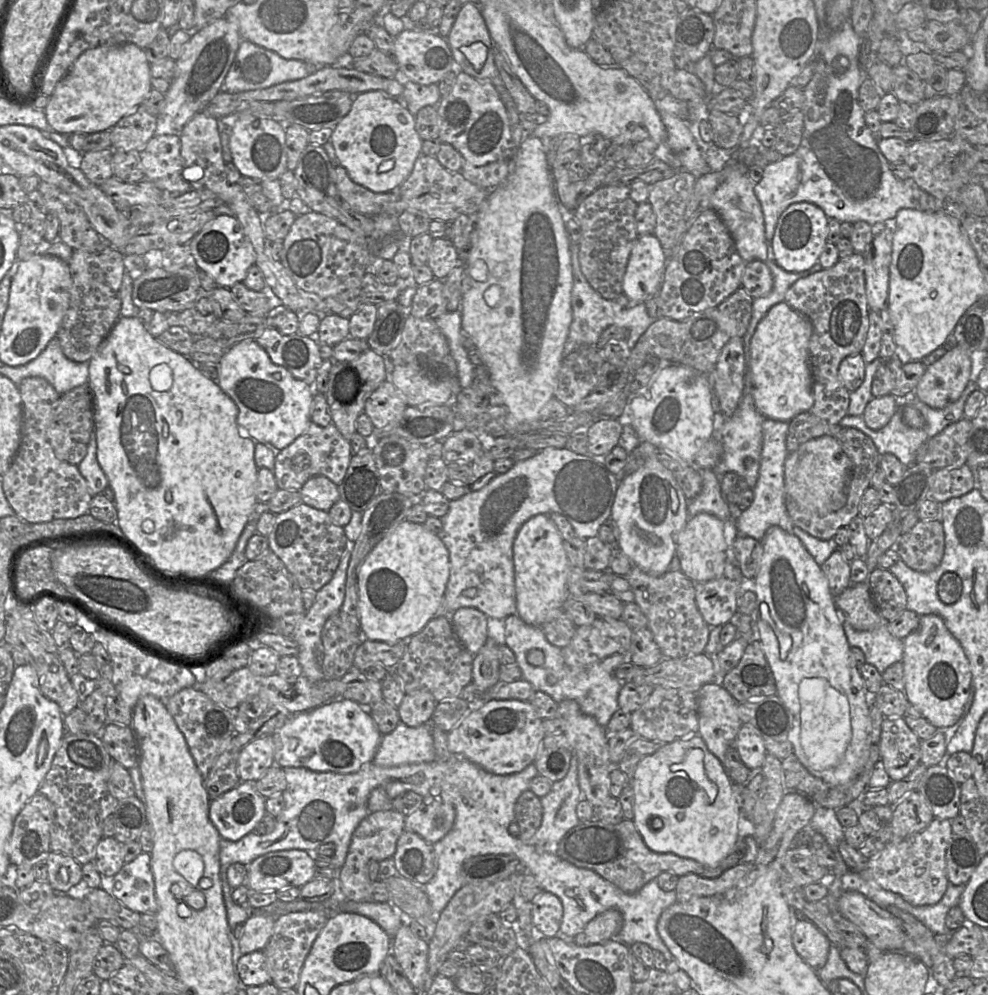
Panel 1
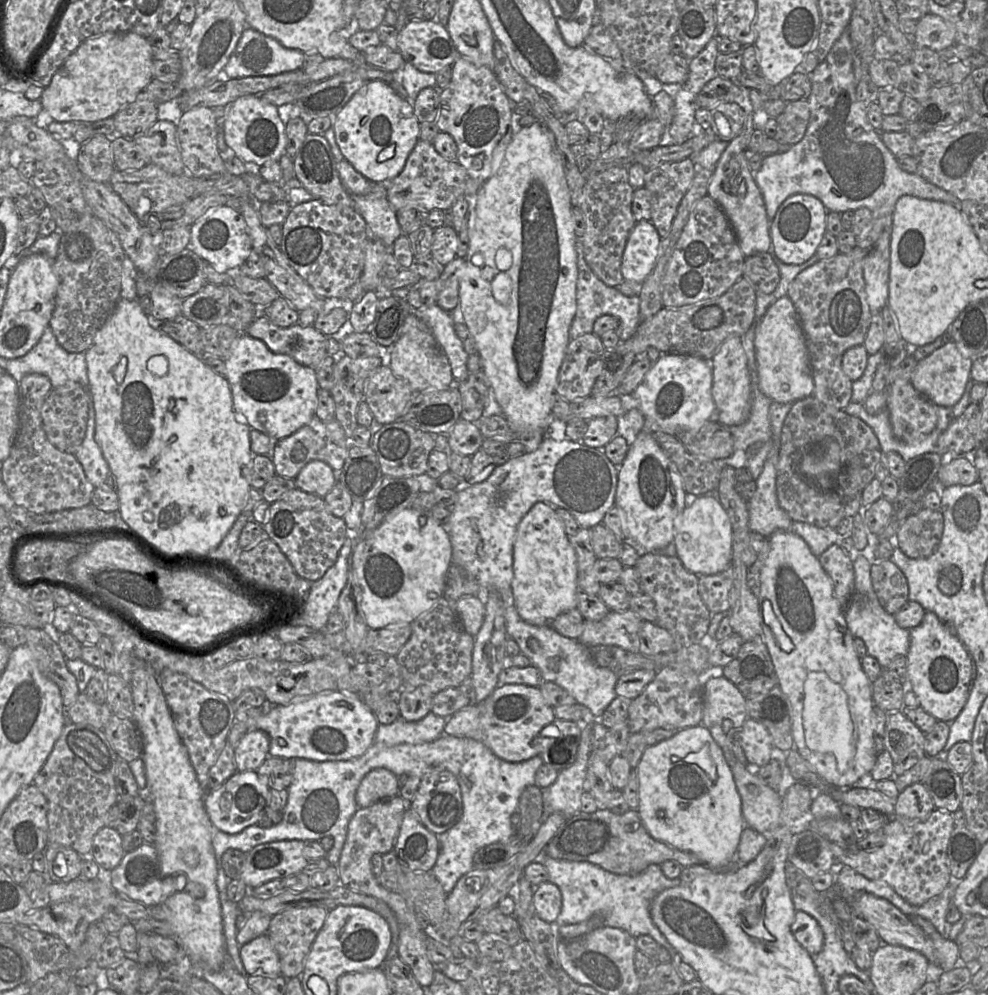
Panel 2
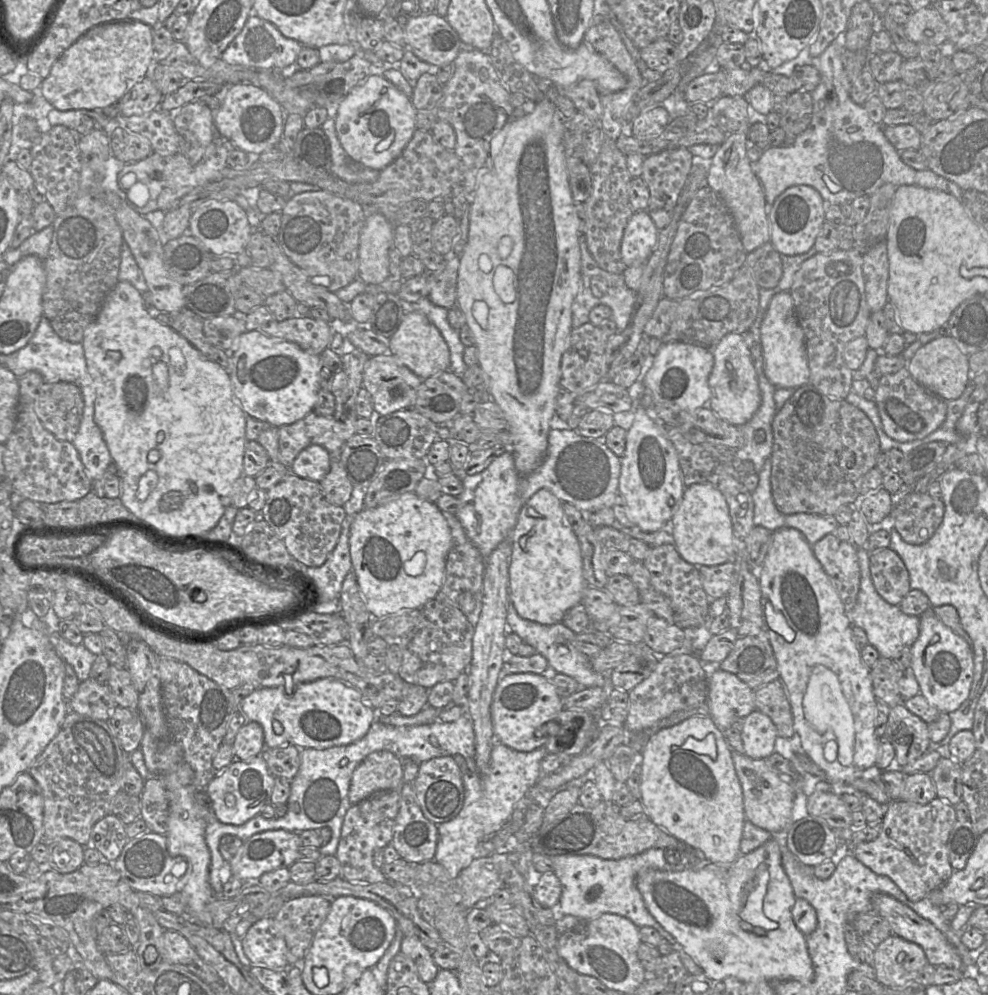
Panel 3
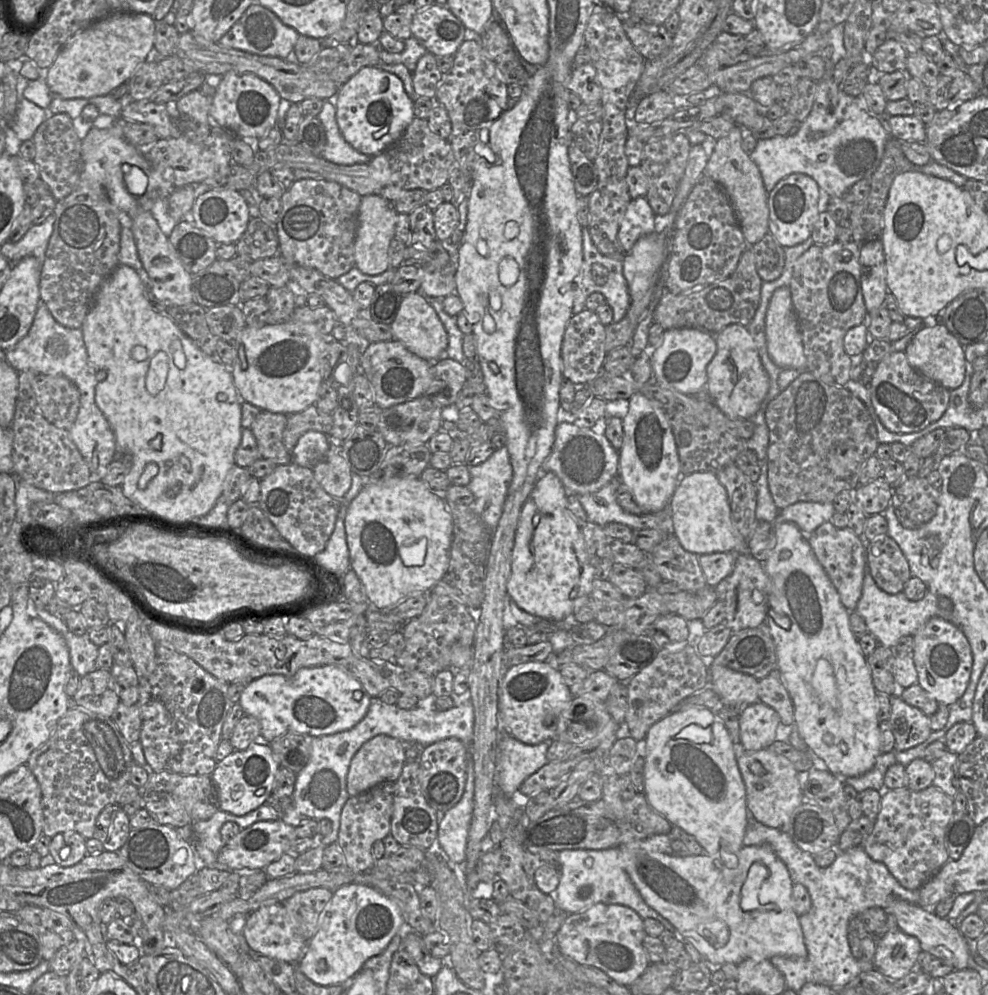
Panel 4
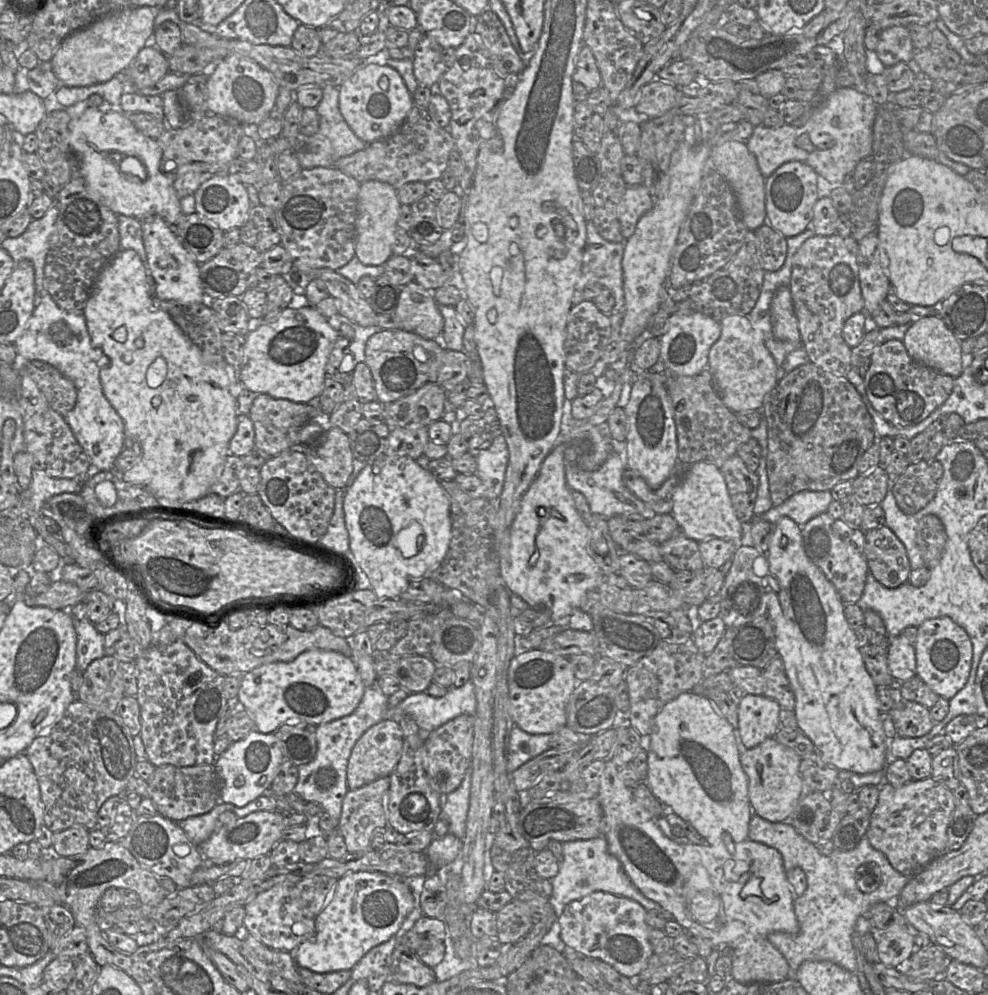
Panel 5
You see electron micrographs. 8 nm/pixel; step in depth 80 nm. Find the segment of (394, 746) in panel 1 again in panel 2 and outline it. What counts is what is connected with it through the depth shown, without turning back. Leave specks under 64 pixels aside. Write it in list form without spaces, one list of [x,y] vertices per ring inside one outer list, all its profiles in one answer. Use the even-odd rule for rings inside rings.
[[[432,713],[415,722],[399,716],[393,723],[378,725],[375,743],[392,747],[400,744],[424,744],[437,740],[445,729],[445,719]]]

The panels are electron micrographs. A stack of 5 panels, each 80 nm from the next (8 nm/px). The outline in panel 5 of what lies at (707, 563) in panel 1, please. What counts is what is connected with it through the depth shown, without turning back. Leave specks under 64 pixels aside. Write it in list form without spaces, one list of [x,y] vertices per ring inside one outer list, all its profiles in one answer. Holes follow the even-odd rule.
[[[697,462],[686,467],[674,489],[672,512],[679,530],[686,537],[701,541],[720,538],[741,545],[742,523],[738,520],[720,468],[710,462]]]

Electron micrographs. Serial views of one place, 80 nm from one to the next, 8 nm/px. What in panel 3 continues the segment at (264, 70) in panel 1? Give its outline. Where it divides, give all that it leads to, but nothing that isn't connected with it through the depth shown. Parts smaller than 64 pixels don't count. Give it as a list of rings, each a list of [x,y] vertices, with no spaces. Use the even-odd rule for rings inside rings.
[[[252,13],[241,32],[228,45],[221,59],[231,65],[240,65],[258,69],[285,69],[294,66],[302,45],[284,37],[270,22]]]

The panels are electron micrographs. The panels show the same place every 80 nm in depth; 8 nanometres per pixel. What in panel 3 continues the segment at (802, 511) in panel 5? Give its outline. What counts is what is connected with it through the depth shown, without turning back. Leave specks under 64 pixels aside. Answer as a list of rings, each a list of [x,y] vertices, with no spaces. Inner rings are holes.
[[[796,513],[785,516],[785,527],[798,530],[812,546],[838,526],[835,516]]]

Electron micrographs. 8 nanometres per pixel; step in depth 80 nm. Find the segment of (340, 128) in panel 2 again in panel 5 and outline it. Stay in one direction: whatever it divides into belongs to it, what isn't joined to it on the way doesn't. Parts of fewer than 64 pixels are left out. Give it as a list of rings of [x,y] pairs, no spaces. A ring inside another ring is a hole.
[[[370,63],[356,70],[339,87],[339,109],[355,135],[367,144],[393,135],[414,105],[403,78],[386,64]]]

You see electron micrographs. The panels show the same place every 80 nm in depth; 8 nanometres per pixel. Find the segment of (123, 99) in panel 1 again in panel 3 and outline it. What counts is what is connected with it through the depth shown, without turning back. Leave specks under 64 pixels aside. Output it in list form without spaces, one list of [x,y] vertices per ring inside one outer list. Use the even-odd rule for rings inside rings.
[[[138,21],[97,25],[83,34],[54,63],[40,86],[41,95],[61,111],[104,109],[119,102],[146,76],[154,62],[153,29]]]

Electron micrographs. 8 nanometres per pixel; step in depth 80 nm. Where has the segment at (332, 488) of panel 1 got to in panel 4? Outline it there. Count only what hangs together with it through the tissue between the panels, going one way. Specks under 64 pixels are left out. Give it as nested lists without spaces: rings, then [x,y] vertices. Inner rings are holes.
[[[307,431],[299,438],[292,452],[292,462],[312,469],[324,459],[329,447],[330,437],[318,431]]]

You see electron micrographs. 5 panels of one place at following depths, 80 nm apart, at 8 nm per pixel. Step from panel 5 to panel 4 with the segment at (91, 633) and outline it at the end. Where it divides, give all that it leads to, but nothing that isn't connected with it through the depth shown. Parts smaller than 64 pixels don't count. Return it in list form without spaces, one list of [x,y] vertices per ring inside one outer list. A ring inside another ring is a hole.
[[[37,609],[39,618],[47,623],[64,639],[70,657],[71,666],[77,671],[80,677],[96,669],[96,659],[99,647],[91,642],[88,632],[83,635],[72,633],[65,622],[47,610]]]

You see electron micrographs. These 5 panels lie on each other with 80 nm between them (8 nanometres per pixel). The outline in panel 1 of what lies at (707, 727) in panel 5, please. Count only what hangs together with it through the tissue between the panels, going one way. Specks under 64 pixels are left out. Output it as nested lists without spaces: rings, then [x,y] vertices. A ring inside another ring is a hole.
[[[696,733],[686,738],[678,739],[670,743],[661,745],[653,754],[646,756],[638,764],[631,780],[634,791],[634,824],[642,837],[645,845],[656,853],[672,853],[684,858],[690,858],[709,868],[717,868],[722,861],[733,851],[738,839],[738,821],[740,818],[740,807],[734,795],[733,783],[726,774],[722,762],[714,756],[706,747],[701,736]],[[710,794],[714,801],[709,802],[706,795]]]

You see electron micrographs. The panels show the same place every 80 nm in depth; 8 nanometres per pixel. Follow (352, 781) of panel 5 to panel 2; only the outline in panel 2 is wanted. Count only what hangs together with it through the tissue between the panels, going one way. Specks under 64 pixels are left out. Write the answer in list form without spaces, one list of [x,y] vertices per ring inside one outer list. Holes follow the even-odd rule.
[[[385,768],[371,770],[356,791],[356,803],[365,808],[399,794],[401,779]]]

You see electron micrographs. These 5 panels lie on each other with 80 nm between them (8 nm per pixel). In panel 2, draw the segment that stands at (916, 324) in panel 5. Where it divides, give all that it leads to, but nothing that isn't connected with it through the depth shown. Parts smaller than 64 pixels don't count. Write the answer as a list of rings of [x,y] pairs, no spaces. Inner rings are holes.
[[[951,341],[918,361],[911,382],[914,388],[932,404],[944,407],[953,406],[960,401],[965,391],[971,366],[972,359],[958,349],[955,341]]]

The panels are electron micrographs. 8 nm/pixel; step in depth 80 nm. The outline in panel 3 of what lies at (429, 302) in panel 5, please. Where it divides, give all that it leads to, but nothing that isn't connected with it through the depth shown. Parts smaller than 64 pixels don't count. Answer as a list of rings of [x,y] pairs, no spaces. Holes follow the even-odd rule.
[[[420,312],[405,313],[399,328],[390,339],[389,353],[422,380],[450,369],[450,351],[446,341],[439,330]]]

